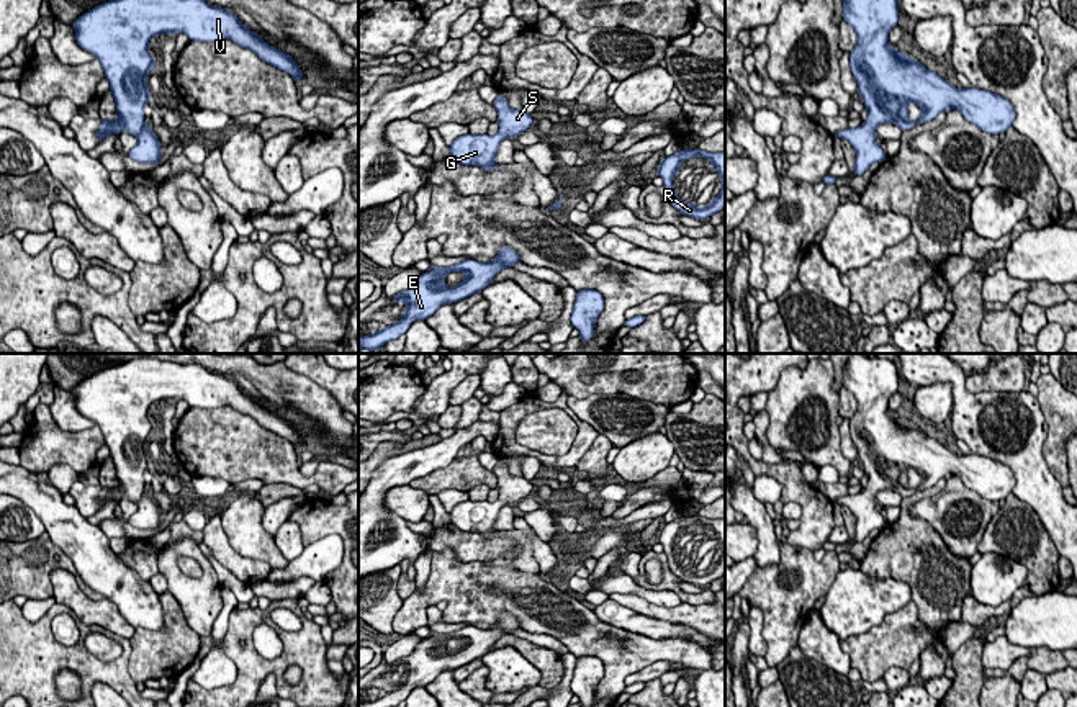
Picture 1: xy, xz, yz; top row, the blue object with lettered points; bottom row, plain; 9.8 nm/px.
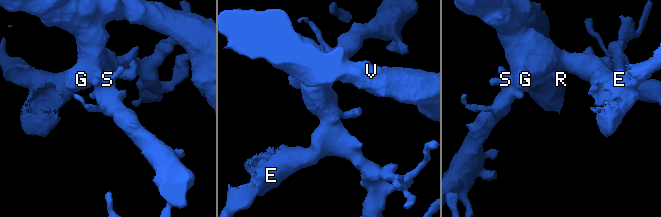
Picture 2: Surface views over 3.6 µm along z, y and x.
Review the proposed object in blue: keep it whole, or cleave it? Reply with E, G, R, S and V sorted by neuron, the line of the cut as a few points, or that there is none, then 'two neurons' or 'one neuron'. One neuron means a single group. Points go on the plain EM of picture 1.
E G R S V | no cut | one neuron

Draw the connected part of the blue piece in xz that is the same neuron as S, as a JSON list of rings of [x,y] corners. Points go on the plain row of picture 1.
[[[501,460],[496,463],[493,473],[498,476],[499,498],[494,502],[468,499],[457,504],[448,512],[450,524],[457,529],[493,537],[494,534],[502,532],[493,529],[499,511],[506,504],[517,504],[535,489],[530,480],[511,475],[507,465]]]

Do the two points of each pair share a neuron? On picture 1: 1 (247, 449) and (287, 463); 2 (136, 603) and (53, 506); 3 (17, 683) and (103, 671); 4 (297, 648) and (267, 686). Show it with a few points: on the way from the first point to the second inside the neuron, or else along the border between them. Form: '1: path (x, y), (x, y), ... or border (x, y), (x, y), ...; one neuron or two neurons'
1: path (257, 454), (277, 462); one neuron
2: path (121, 578), (117, 578), (69, 531); one neuron
3: path (38, 661), (76, 661), (82, 665); one neuron
4: border (275, 675), (270, 673), (257, 689); two neurons

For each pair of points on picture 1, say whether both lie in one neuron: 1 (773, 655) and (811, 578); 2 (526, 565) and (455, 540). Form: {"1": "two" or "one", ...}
{"1": "one", "2": "one"}

